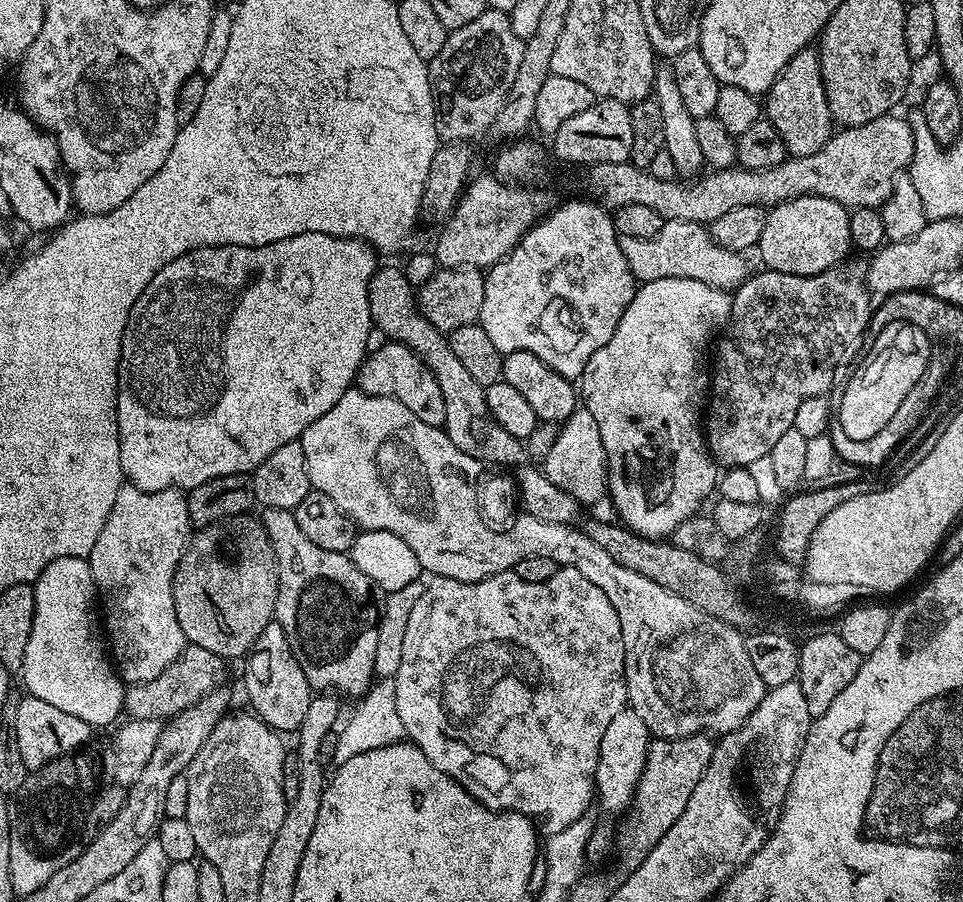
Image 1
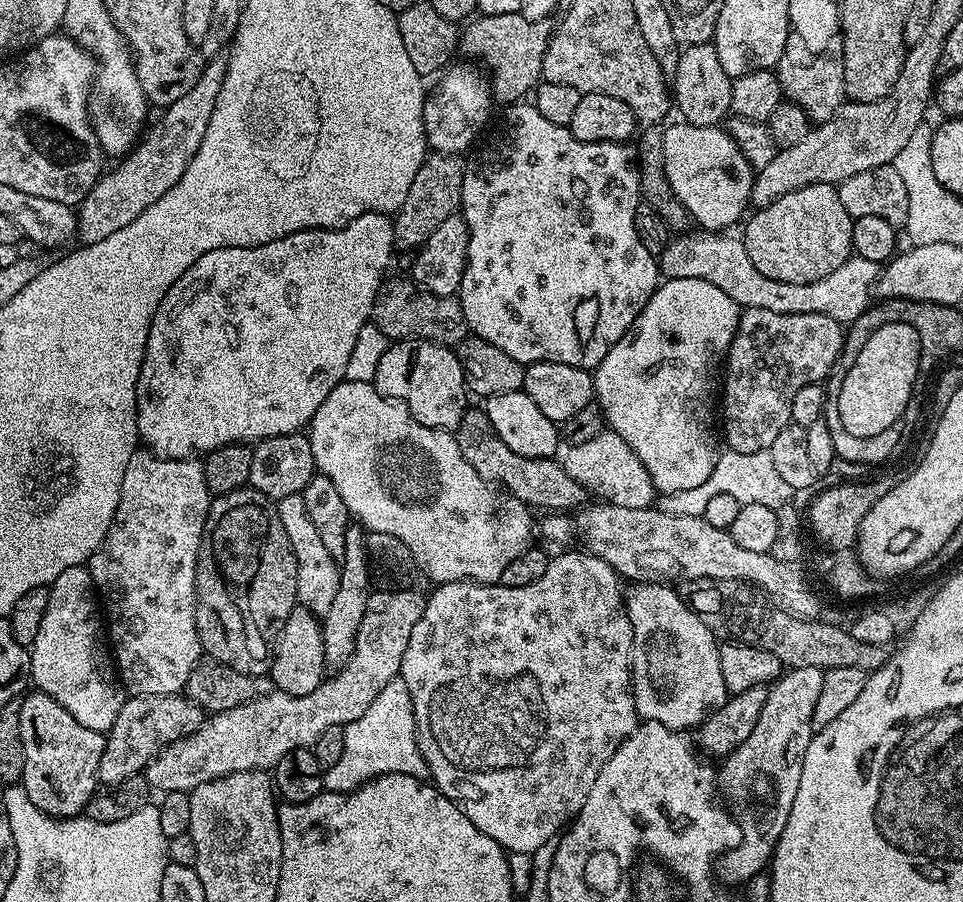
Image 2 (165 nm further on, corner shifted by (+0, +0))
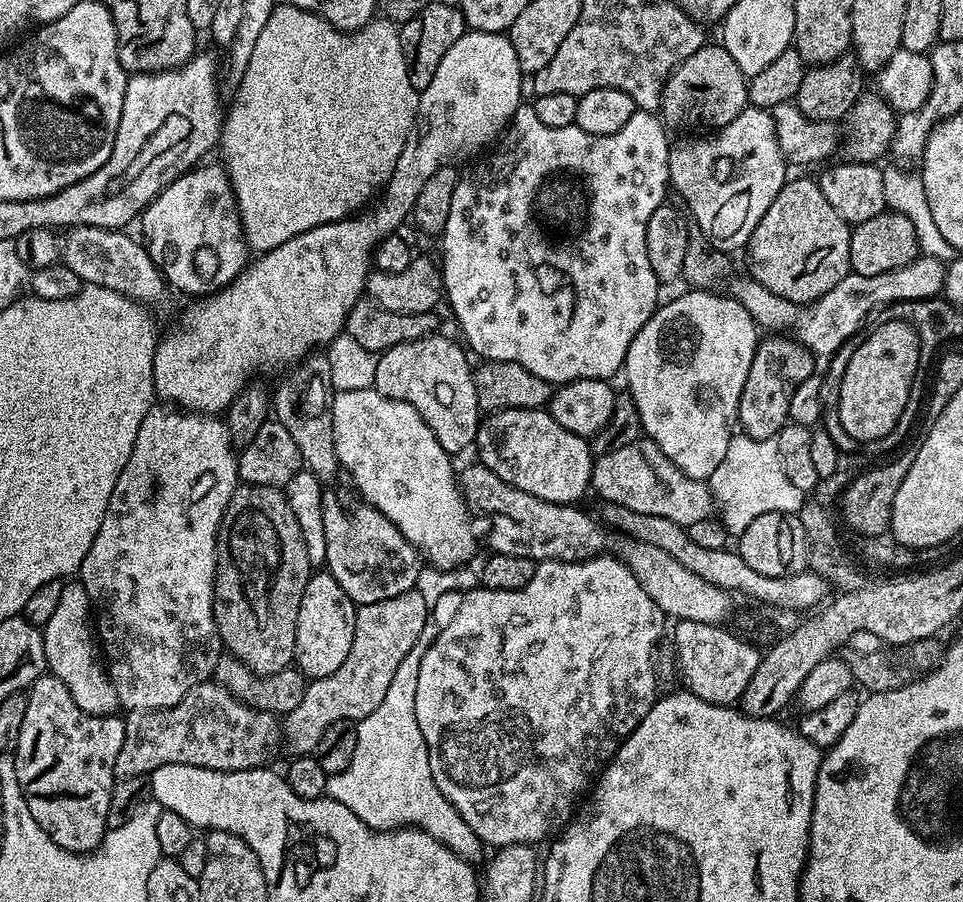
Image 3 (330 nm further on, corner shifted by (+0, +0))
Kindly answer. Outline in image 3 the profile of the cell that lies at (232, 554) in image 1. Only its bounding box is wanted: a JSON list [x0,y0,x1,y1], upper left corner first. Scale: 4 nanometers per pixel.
[214,483,314,676]

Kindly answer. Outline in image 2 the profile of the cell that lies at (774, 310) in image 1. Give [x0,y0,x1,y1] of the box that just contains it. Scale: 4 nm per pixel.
[722,308,845,454]

